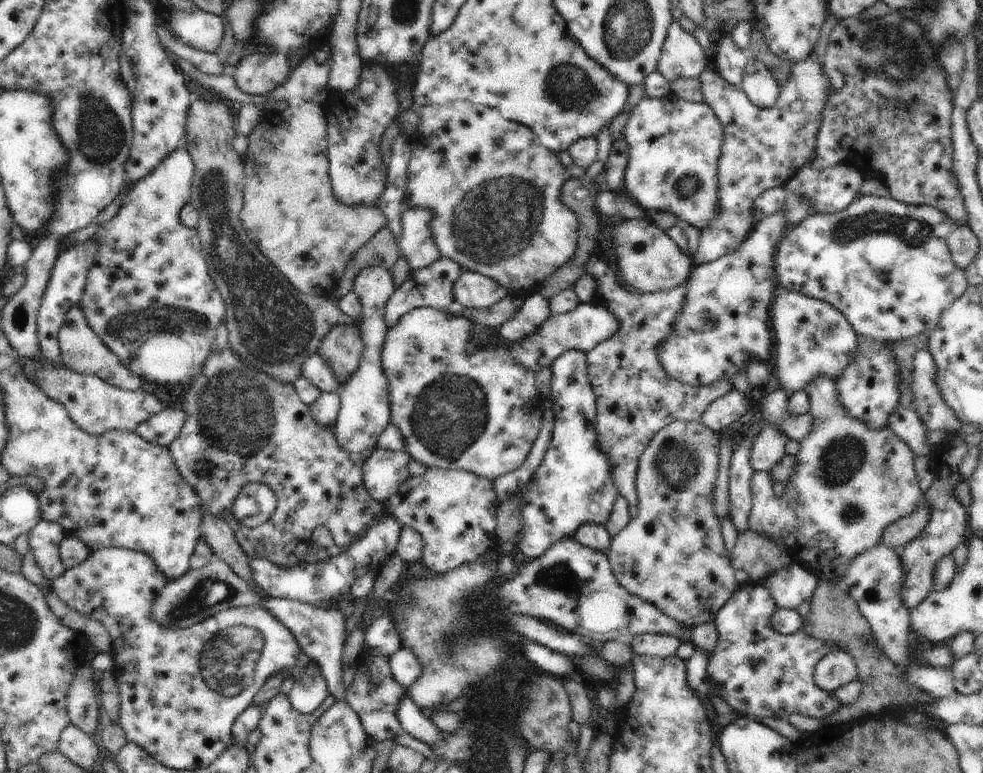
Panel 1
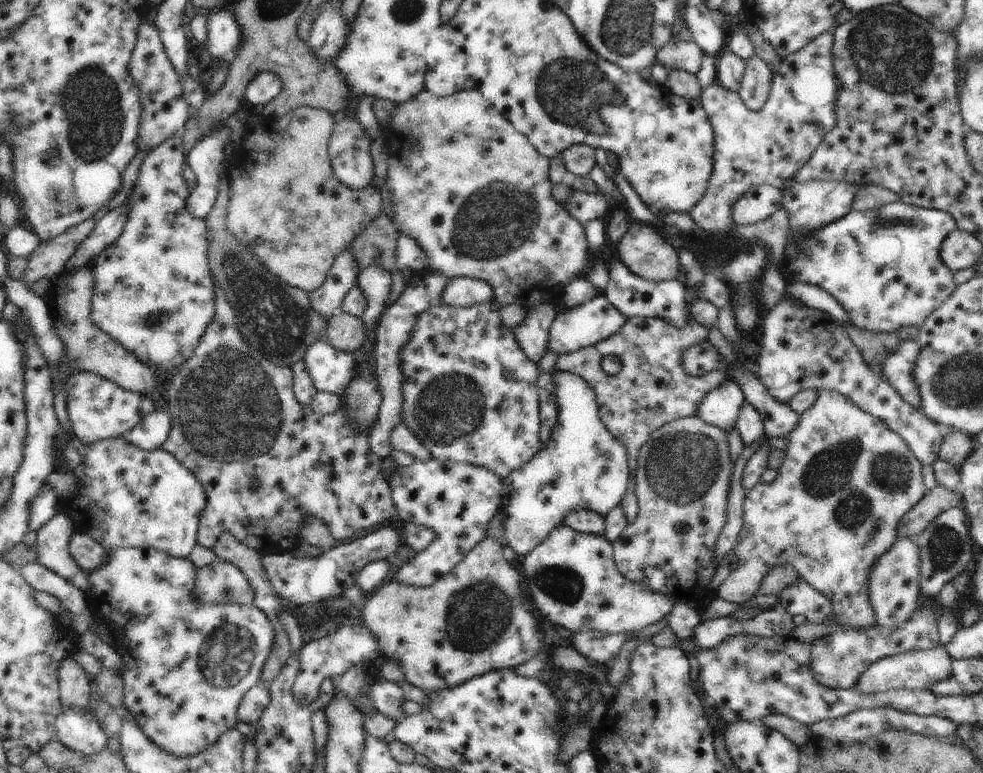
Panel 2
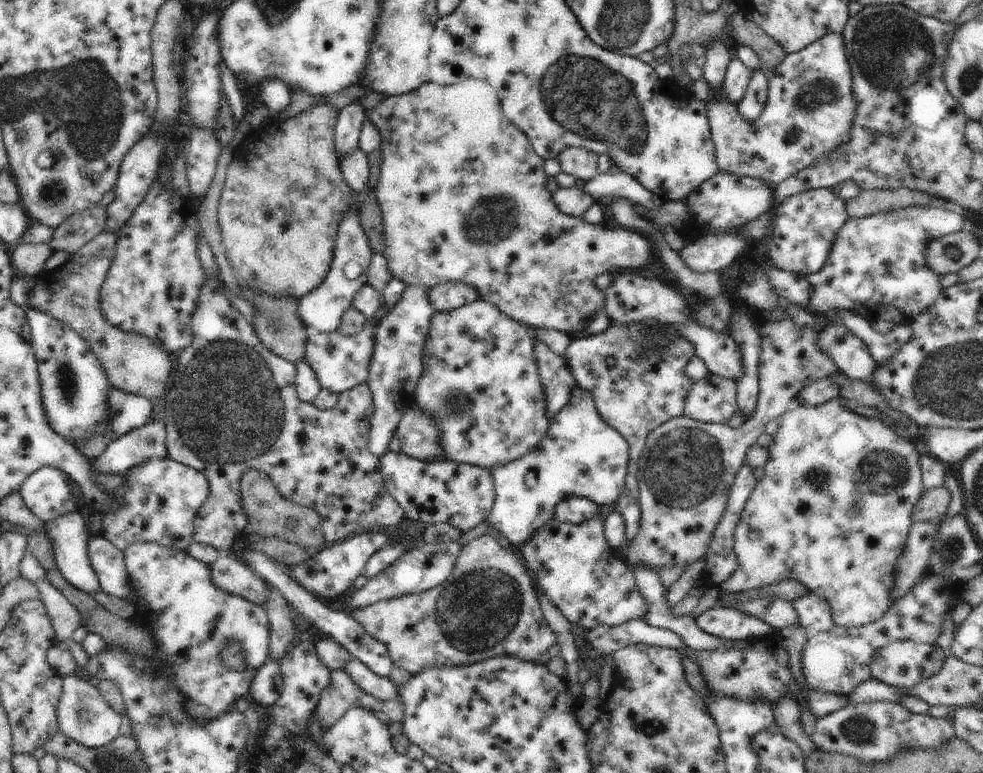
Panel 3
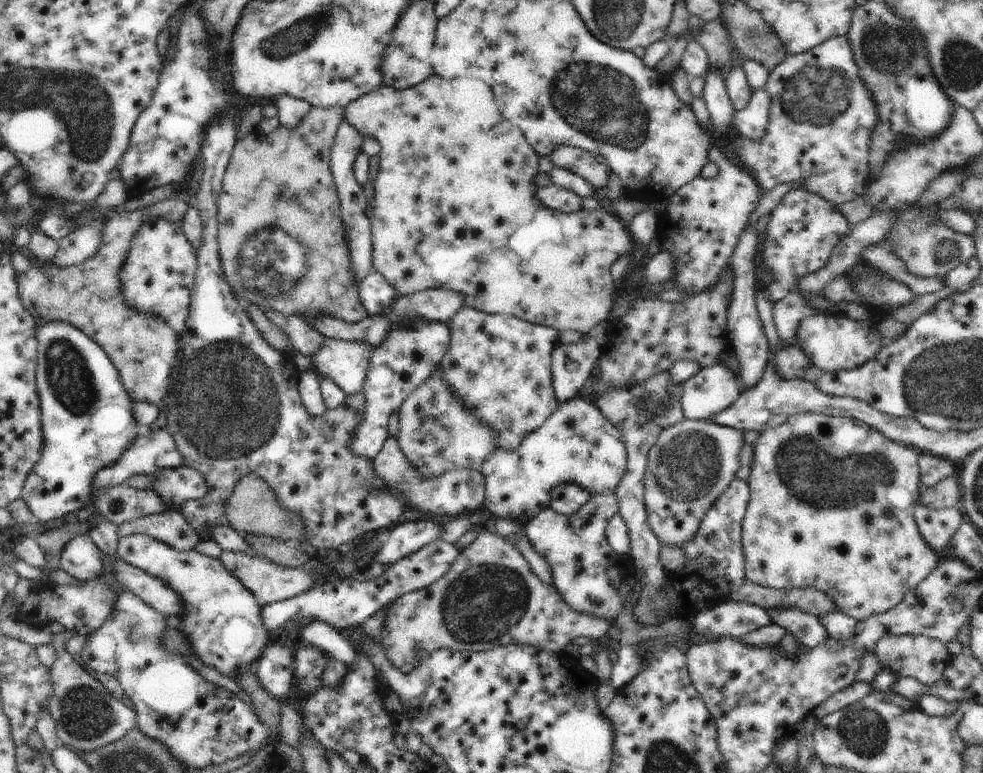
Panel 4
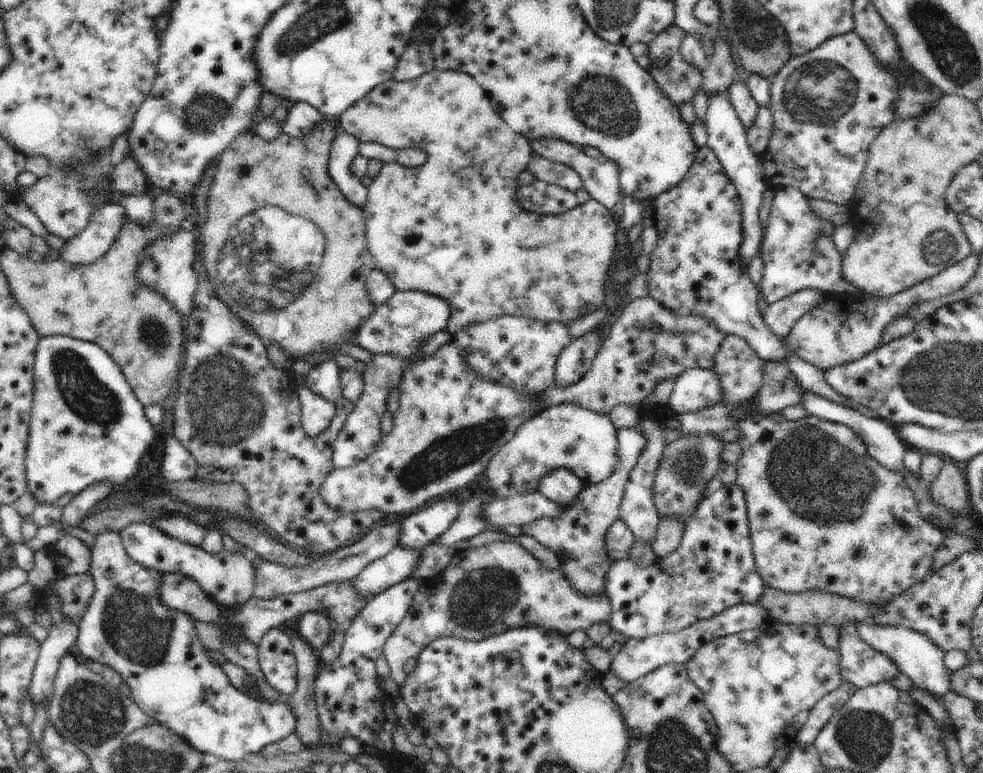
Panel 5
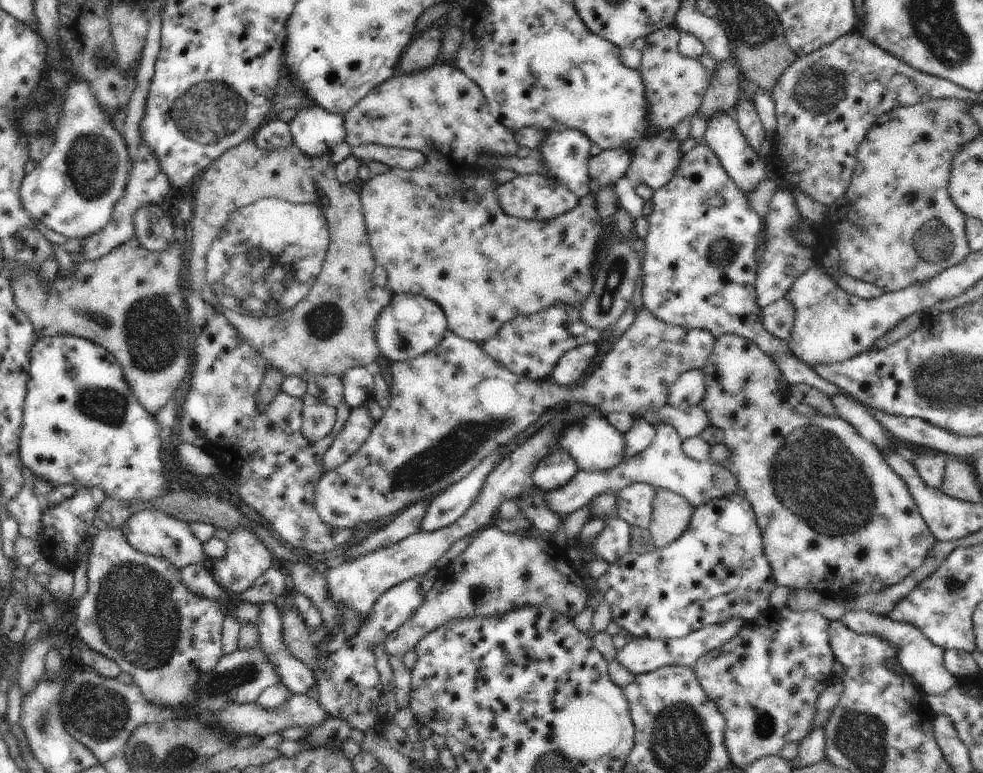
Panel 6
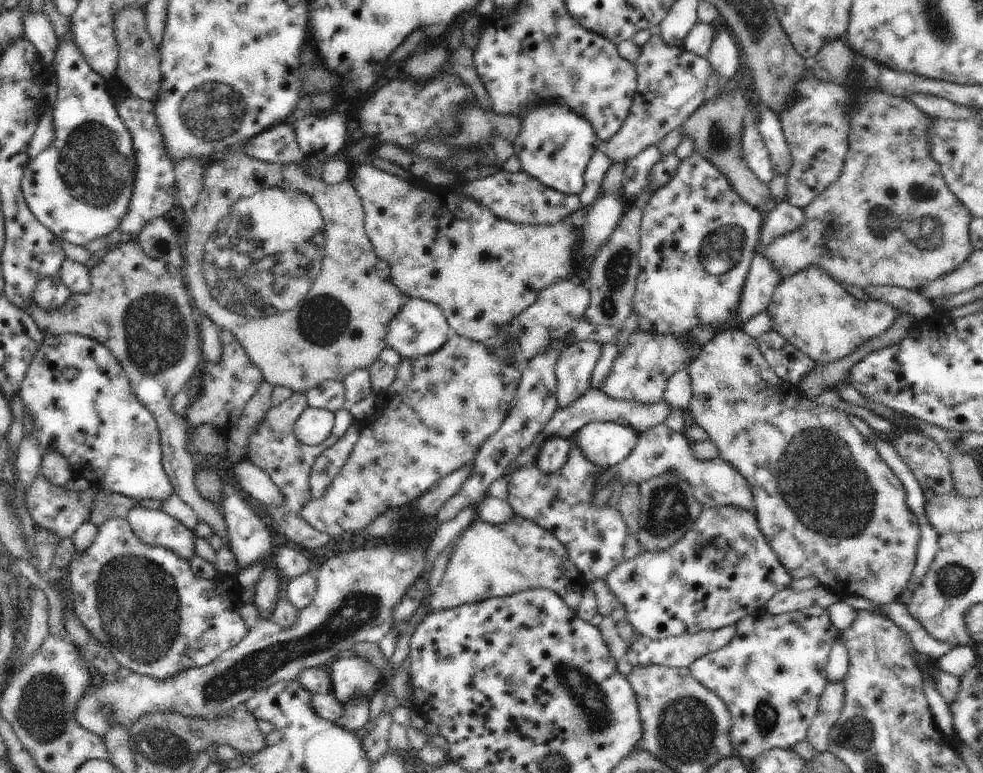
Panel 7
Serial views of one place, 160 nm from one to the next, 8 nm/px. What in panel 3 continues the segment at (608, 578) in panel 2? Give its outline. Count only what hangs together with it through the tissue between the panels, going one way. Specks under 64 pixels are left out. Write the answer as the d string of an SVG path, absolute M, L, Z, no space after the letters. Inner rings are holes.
M608 506L600 507L598 516L579 525L563 523L556 518L549 520L519 549L525 566L536 574L538 589L546 594L548 600L573 626L577 625L588 631L600 625L615 627L632 619L642 619L649 609L644 595L638 590L633 568L620 560L607 543L604 523L611 510Z

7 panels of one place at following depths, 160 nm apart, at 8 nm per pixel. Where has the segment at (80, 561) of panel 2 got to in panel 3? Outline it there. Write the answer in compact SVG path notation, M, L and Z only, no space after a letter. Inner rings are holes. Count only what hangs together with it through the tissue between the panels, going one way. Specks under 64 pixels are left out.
M90 534L87 543L87 553L101 590L118 598L128 598L129 579L123 552L100 534Z

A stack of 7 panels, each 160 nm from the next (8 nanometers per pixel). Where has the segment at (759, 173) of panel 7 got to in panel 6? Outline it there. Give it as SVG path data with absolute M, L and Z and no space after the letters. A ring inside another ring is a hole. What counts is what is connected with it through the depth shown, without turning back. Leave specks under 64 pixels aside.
M740 98L734 108L734 117L748 144L759 154L759 148L765 139L765 130L753 101Z

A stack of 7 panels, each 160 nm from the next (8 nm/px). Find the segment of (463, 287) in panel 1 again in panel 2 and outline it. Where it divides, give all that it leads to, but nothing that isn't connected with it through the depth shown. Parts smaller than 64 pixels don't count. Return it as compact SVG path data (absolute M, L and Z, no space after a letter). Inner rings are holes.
M456 277L444 286L440 300L442 305L461 308L494 303L494 288L478 278Z

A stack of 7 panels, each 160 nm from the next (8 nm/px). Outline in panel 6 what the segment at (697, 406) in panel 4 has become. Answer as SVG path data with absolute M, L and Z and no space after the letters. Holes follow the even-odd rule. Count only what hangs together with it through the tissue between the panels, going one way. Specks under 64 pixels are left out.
M692 369L681 374L668 389L667 404L679 409L687 409L702 404L706 396L707 384L700 369Z

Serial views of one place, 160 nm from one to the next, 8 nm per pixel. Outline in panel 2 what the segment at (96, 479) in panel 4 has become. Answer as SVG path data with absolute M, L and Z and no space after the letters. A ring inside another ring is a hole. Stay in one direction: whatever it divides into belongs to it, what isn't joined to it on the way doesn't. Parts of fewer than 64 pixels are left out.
M153 411L125 436L126 442L132 444L134 448L154 452L154 450L161 448L168 439L172 429L171 421L172 416L168 412Z

